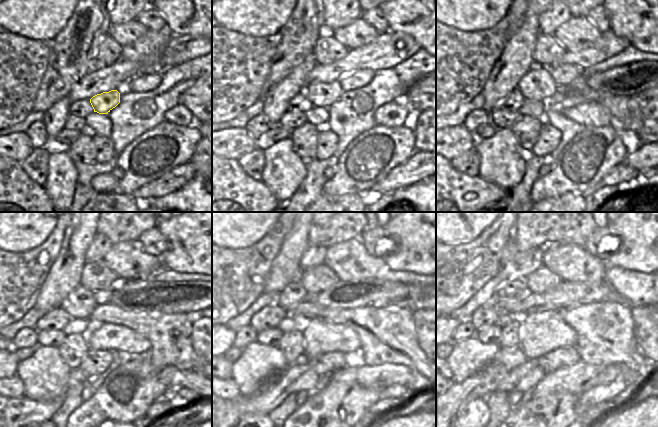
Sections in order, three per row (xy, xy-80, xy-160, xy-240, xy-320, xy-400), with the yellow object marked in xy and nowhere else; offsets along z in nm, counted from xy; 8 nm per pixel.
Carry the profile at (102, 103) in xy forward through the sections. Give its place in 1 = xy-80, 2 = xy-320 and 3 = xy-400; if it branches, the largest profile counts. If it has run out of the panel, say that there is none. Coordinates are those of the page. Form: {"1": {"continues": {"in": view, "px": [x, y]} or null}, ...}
{"1": {"continues": {"in": "xy-80", "px": [320, 94]}}, "2": {"continues": {"in": "xy-320", "px": [294, 293]}}, "3": {"continues": {"in": "xy-400", "px": [515, 286]}}}

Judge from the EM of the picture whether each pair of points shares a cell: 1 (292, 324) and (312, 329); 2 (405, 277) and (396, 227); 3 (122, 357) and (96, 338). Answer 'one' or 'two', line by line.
1: two
2: two
3: two

